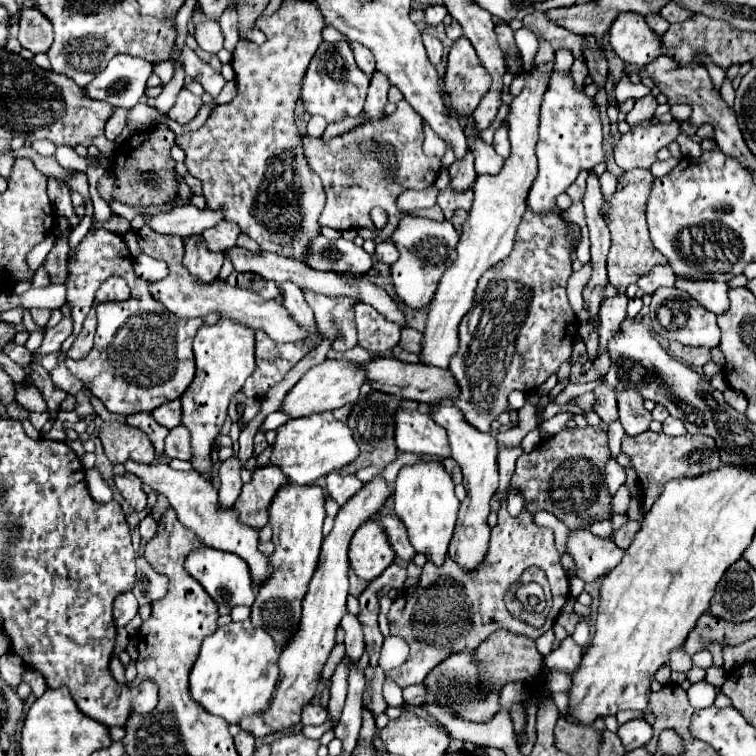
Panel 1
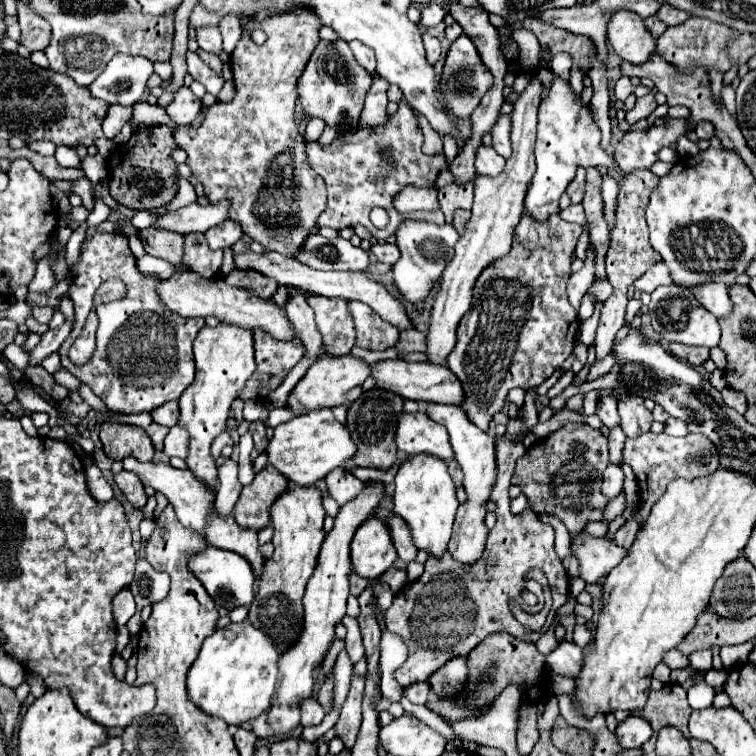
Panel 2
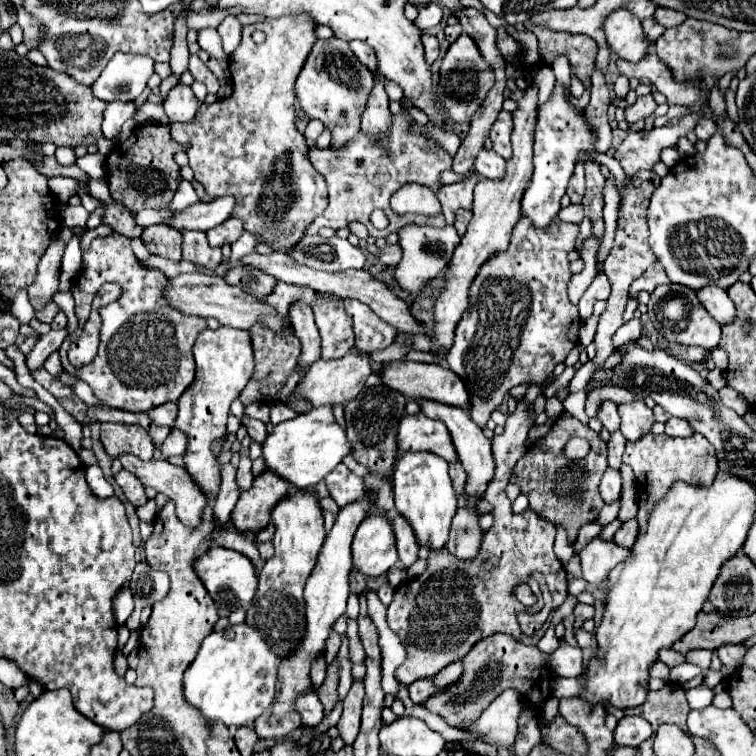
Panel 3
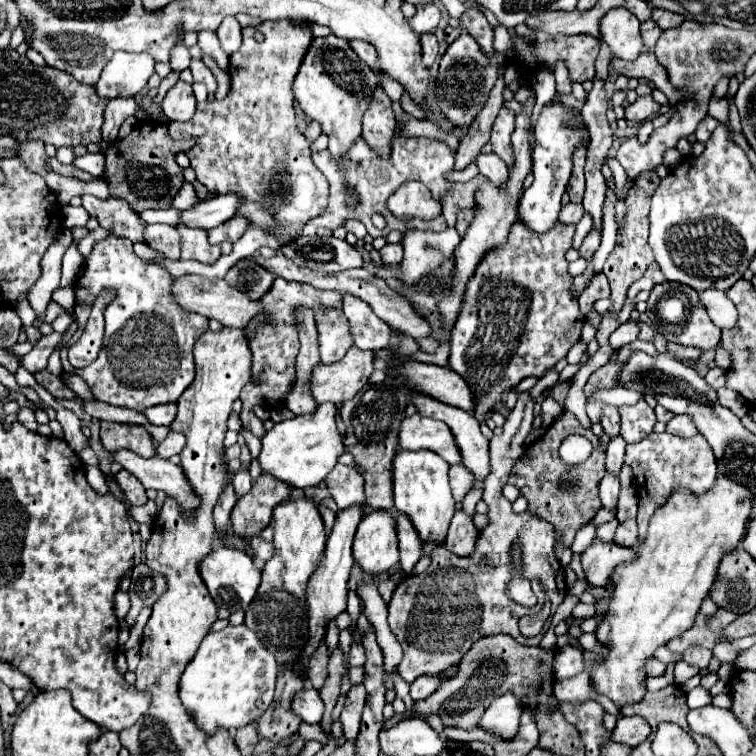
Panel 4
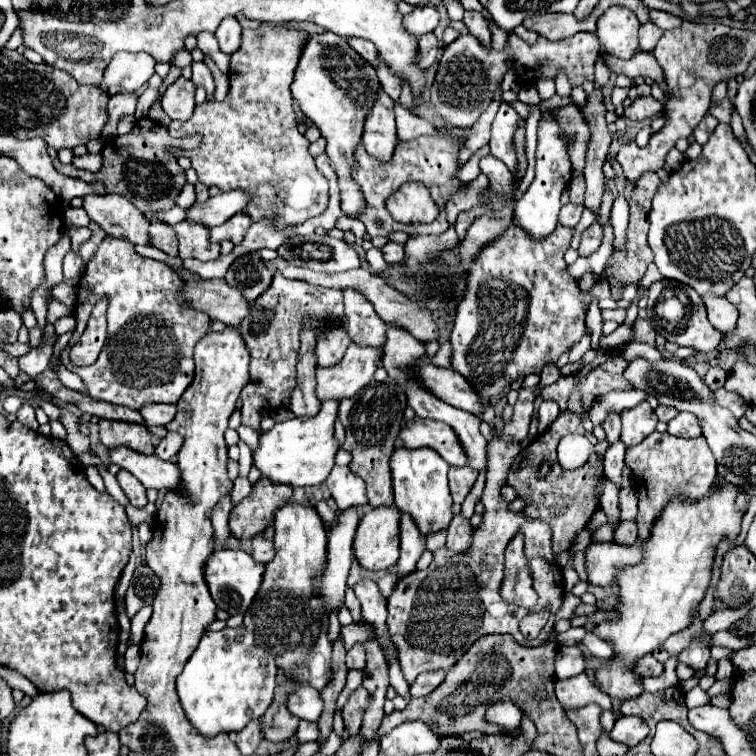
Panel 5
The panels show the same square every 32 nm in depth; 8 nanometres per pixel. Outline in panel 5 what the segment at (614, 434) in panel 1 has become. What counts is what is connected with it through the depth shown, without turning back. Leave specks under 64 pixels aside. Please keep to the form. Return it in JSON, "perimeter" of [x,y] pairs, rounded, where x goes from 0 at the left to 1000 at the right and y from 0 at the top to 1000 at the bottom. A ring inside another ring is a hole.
{"perimeter":[[[815,585],[812,590],[807,590],[802,595],[799,603],[799,630],[815,640],[817,646],[823,646],[823,619],[825,619],[825,590],[820,585]]]}

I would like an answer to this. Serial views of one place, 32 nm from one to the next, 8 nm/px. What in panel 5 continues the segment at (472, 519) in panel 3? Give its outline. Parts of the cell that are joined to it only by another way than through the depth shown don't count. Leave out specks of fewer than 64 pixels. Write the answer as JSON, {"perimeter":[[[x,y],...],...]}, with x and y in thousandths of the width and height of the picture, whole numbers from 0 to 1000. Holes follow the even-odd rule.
{"perimeter":[[[603,680],[593,696],[593,717],[590,725],[601,728],[601,730],[611,730],[614,725],[619,725],[622,720],[622,690],[614,688],[608,680]]]}

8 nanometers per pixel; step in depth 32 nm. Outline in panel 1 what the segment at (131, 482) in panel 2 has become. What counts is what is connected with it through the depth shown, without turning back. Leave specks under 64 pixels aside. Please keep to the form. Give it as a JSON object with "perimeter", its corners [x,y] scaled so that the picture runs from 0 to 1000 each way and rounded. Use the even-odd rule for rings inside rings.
{"perimeter":[[[167,624],[161,630],[151,630],[151,638],[153,638],[153,646],[159,648],[159,653],[175,667],[175,672],[180,677],[190,675],[190,669],[193,669],[193,651],[188,648],[188,638],[177,627]]]}

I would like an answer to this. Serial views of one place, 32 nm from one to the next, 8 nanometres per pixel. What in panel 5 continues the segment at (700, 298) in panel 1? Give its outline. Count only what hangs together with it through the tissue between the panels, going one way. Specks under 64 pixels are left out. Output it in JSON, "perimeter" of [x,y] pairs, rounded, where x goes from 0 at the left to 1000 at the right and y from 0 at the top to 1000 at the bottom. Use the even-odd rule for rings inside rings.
{"perimeter":[[[929,392],[939,426],[960,444],[974,437],[974,405],[966,402],[958,392]]]}

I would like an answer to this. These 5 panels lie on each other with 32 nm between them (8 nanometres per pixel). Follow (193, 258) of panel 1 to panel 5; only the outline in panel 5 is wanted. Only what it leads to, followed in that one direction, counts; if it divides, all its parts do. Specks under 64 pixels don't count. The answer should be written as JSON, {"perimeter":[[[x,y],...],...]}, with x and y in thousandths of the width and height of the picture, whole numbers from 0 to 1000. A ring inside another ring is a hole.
{"perimeter":[[[241,291],[228,302],[235,312],[238,341],[286,344],[291,339],[291,323],[278,320],[278,304],[270,296]]]}

